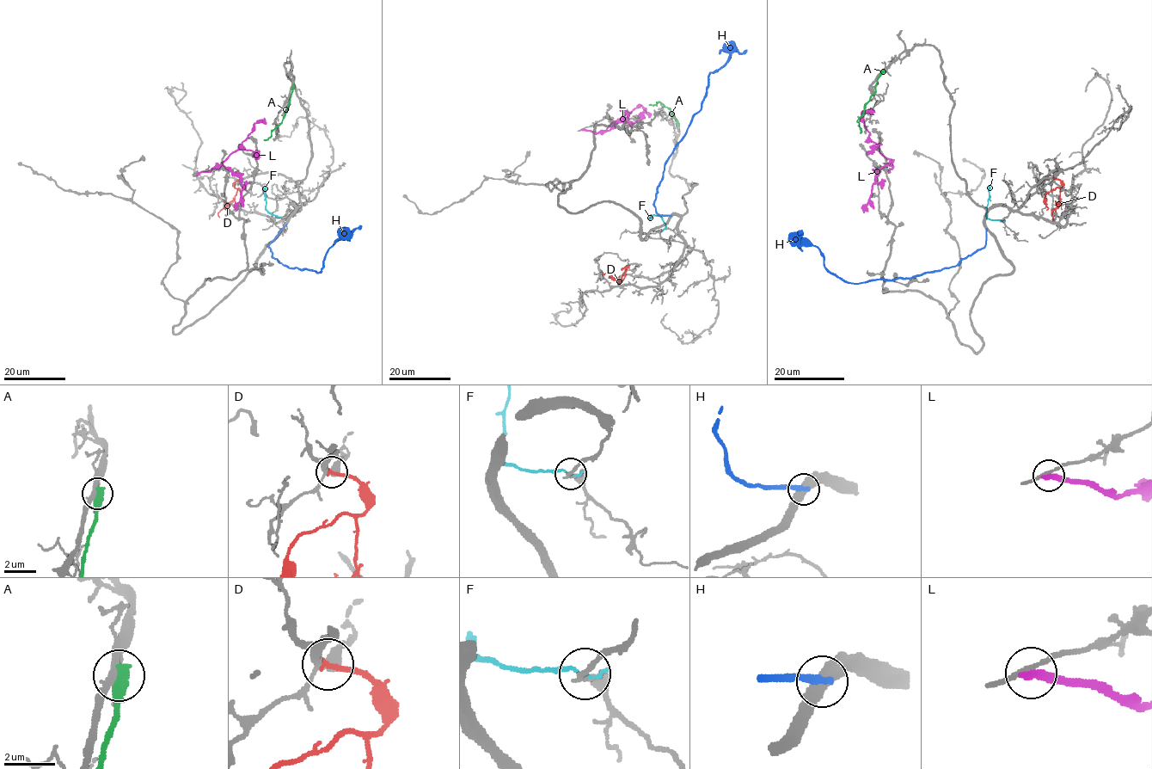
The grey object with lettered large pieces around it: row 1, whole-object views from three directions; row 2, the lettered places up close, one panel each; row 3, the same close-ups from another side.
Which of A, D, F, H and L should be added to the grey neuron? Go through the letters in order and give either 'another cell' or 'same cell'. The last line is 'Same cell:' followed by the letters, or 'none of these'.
A: another cell
D: another cell
F: another cell
H: same cell
L: another cell
Same cell: H

